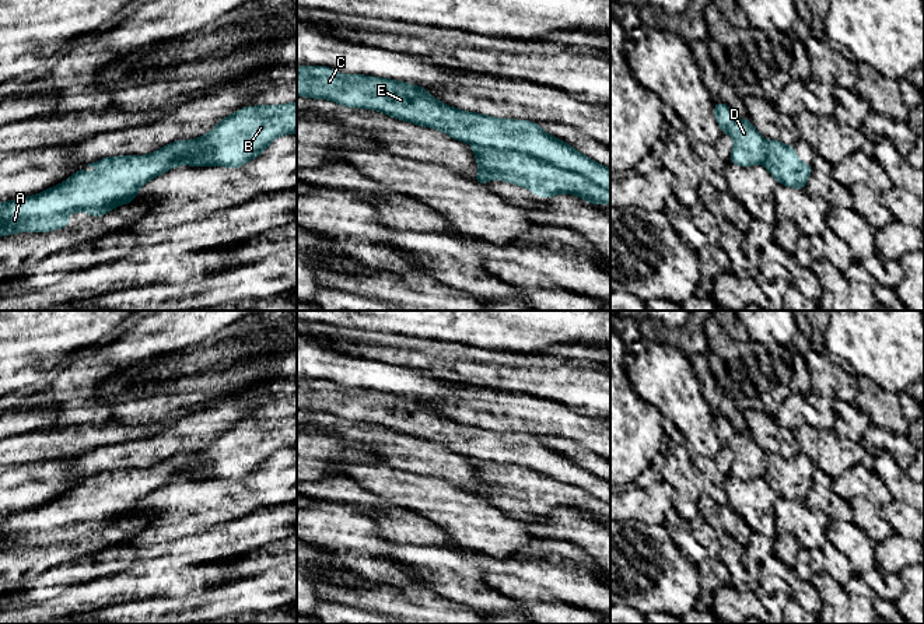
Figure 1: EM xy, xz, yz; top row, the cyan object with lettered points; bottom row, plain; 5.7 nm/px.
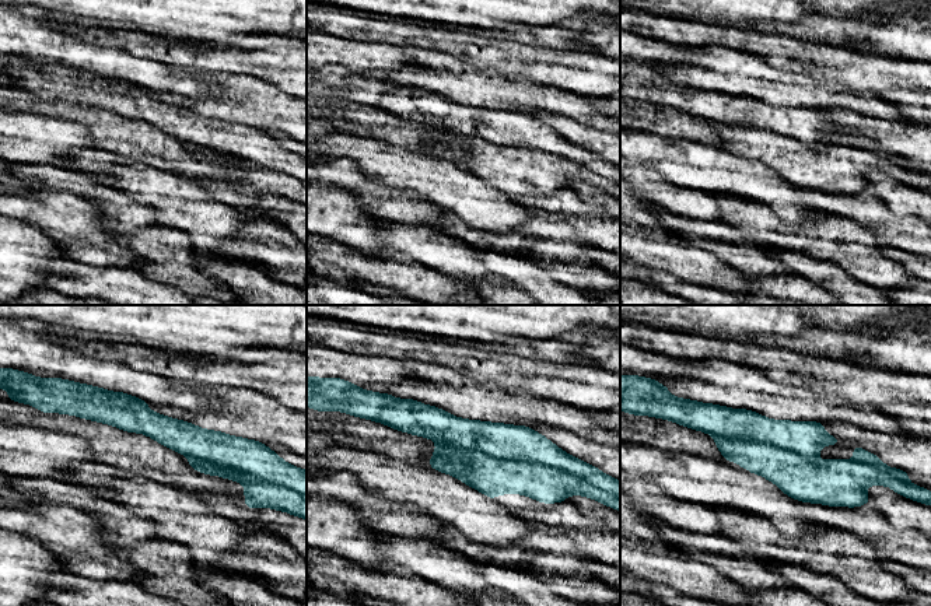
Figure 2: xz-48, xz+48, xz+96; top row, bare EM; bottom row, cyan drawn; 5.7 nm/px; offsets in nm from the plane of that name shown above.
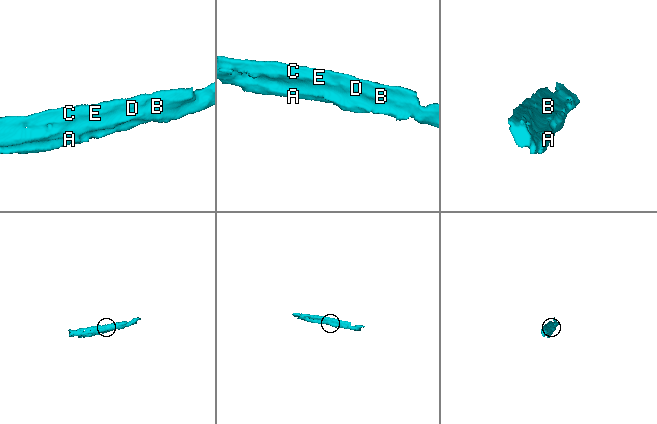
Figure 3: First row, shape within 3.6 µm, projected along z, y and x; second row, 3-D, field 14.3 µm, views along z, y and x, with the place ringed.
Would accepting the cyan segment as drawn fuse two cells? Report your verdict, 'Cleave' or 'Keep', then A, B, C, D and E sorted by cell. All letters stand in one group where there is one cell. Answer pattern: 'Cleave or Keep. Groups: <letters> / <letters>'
Cleave. Groups: A / B C D E

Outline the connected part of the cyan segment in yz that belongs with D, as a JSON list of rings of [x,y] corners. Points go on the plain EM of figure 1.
[[[724,416],[714,417],[721,446],[728,446],[734,452],[731,476],[739,480],[757,478],[764,474],[764,452],[755,442],[752,435],[738,432]]]

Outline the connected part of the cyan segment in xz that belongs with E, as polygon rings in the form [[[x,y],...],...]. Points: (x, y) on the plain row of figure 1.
[[[297,379],[297,409],[379,424],[399,434],[442,444],[472,459],[535,470],[610,505],[610,481],[543,445],[538,437],[465,425],[442,417],[423,400],[363,388],[344,389],[326,379]]]

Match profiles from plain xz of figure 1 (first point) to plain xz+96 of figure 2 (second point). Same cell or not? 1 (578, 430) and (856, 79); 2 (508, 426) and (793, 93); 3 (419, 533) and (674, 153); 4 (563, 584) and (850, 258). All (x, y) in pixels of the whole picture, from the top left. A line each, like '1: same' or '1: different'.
1: different
2: same
3: different
4: same

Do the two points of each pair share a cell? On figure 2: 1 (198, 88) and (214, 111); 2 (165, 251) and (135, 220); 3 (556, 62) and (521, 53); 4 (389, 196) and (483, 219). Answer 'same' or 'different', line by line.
1: different
2: different
3: same
4: different

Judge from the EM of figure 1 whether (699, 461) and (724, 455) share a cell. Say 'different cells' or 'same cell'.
same cell

